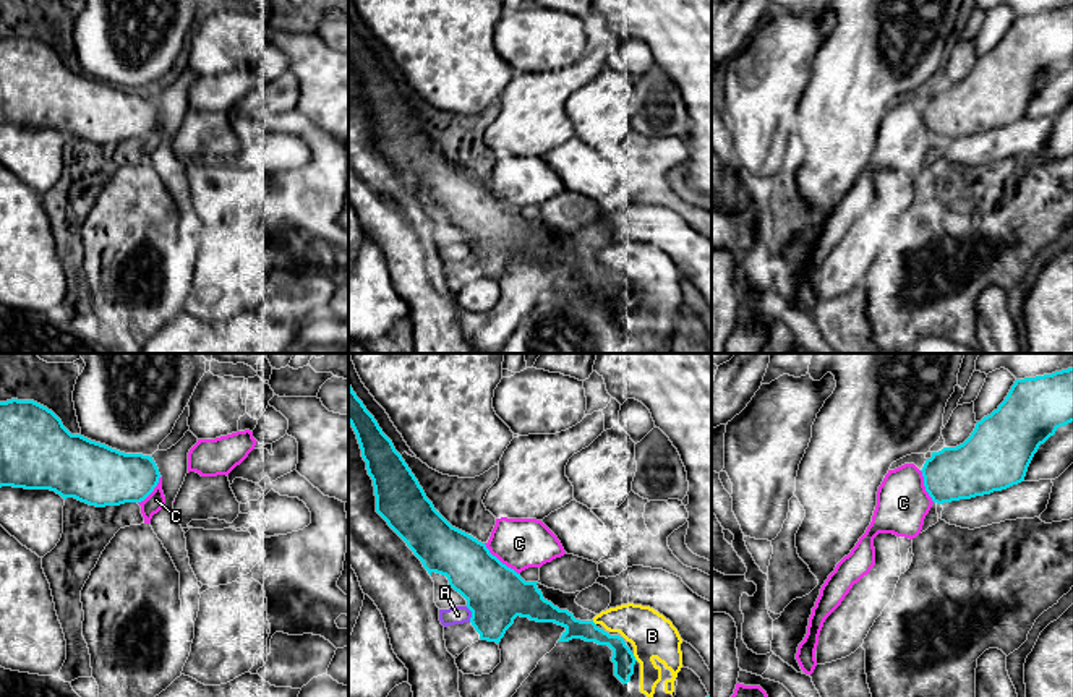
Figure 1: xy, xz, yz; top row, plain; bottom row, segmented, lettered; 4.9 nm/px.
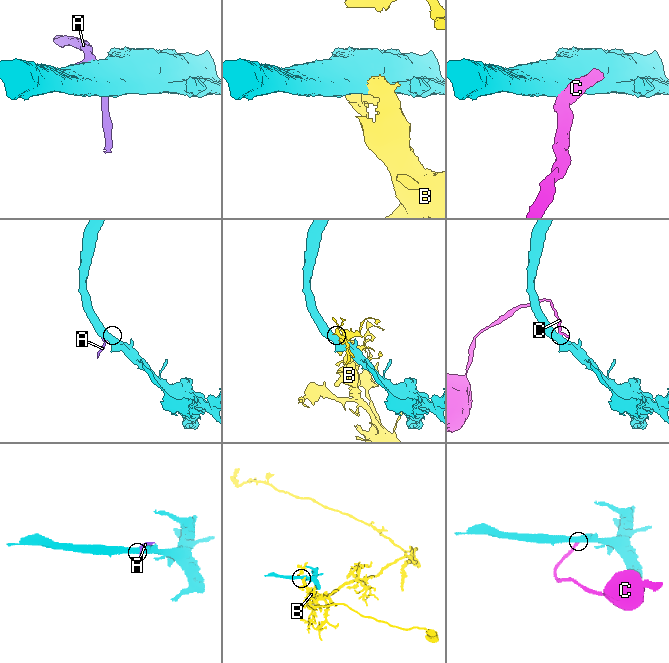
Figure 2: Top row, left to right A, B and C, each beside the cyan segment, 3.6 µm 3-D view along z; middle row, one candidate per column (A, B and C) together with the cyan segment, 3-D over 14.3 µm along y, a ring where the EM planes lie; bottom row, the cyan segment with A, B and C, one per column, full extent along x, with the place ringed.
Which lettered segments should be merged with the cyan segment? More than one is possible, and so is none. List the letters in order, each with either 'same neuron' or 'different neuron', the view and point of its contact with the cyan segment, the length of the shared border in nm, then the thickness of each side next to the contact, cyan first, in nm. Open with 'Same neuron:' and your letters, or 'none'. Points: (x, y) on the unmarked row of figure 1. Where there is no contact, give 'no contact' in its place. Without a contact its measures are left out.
Same neuron: none
A: different neuron; contact xz (472, 252); length 80 nm; calibres 300 and 90 nm
B: different neuron; contact xz (634, 294); length 50 nm; calibres 110 and 220 nm
C: different neuron; contact xz (500, 198); length 240 nm; calibres 300 and 260 nm

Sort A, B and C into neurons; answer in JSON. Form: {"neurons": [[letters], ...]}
{"neurons": [["A"], ["B"], ["C"]]}

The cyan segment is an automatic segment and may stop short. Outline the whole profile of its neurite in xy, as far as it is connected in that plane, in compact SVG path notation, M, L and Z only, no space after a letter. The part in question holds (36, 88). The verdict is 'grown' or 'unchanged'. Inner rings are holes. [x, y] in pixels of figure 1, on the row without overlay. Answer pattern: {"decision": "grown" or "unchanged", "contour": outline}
{"decision": "unchanged", "contour": "M11 36L0 39L0 125L50 126L63 136L75 135L96 144L144 138L160 115L152 92L125 91L81 71L71 71L62 57L34 37Z"}

